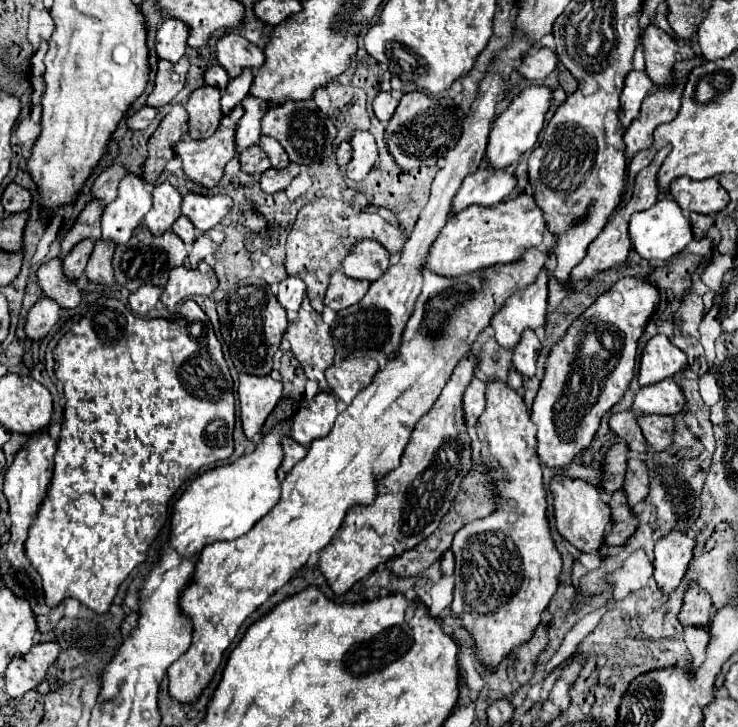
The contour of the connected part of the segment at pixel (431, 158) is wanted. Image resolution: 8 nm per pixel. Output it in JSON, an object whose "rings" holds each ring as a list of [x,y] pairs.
{"rings":[[[414,90],[406,92],[386,126],[386,146],[400,168],[412,170],[420,166],[432,166],[450,148],[456,146],[462,134],[462,112],[452,104],[450,98],[430,96],[426,92]]]}

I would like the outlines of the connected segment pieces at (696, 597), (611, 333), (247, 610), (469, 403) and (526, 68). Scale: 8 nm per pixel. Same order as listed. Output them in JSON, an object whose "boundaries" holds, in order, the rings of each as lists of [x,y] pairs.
{"boundaries":[[[[690,582],[684,594],[684,606],[680,610],[680,622],[690,626],[706,626],[712,616],[712,598],[696,582]]],[[[624,276],[606,294],[602,294],[584,314],[580,314],[572,322],[572,326],[566,330],[566,334],[560,338],[560,342],[552,348],[548,356],[544,380],[532,404],[532,422],[538,428],[538,434],[536,434],[538,456],[544,466],[568,468],[572,460],[590,446],[600,426],[600,418],[614,404],[622,400],[624,392],[628,390],[634,378],[638,340],[644,334],[646,324],[656,312],[658,304],[660,304],[660,290],[656,284],[652,284],[648,278],[642,278],[642,276]]],[[[530,248],[524,254],[524,258],[514,262],[514,264],[486,268],[486,284],[482,284],[478,290],[474,288],[472,296],[466,298],[462,302],[462,306],[450,314],[448,324],[444,328],[444,334],[438,340],[434,340],[434,338],[426,336],[424,328],[420,326],[418,334],[410,342],[400,344],[402,362],[396,358],[388,360],[386,370],[380,370],[374,376],[372,384],[366,386],[342,414],[338,414],[336,424],[330,430],[330,434],[326,438],[318,438],[310,444],[306,458],[300,460],[288,472],[286,480],[282,482],[280,502],[276,504],[276,508],[272,508],[272,512],[268,512],[268,516],[264,516],[264,520],[260,520],[260,524],[252,526],[252,532],[240,536],[240,540],[208,544],[202,550],[200,560],[198,560],[196,570],[194,570],[194,578],[184,588],[184,592],[180,596],[180,610],[192,622],[192,644],[168,668],[168,694],[172,700],[182,702],[182,704],[196,702],[202,696],[202,690],[210,684],[210,680],[212,680],[212,676],[222,660],[224,650],[232,644],[242,622],[260,604],[264,604],[278,588],[282,588],[292,578],[292,574],[306,564],[310,554],[320,552],[324,546],[330,544],[330,540],[338,532],[348,508],[352,508],[354,504],[372,504],[374,502],[376,478],[388,474],[390,470],[394,470],[400,464],[400,458],[402,458],[404,448],[410,440],[412,428],[416,426],[420,416],[424,416],[424,412],[428,412],[428,408],[432,408],[432,404],[438,400],[438,396],[440,396],[442,388],[446,386],[446,382],[450,380],[456,364],[468,354],[476,336],[490,324],[492,316],[500,310],[504,300],[508,300],[508,296],[512,296],[512,292],[524,290],[536,280],[536,276],[544,268],[544,262],[546,262],[546,254],[538,252],[538,248]]],[[[474,378],[464,392],[464,412],[466,412],[468,428],[474,428],[478,424],[478,418],[486,408],[486,390],[488,390],[488,382]]],[[[542,48],[542,50],[530,52],[530,56],[526,56],[526,64],[522,62],[518,70],[528,80],[544,80],[544,76],[554,72],[558,66],[560,66],[560,60],[556,52],[550,48]]]]}

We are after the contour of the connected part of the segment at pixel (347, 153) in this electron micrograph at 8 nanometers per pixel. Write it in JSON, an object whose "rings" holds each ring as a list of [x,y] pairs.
{"rings":[[[342,142],[336,150],[336,164],[340,166],[340,170],[346,170],[346,164],[350,158],[352,158],[352,146],[350,142]]]}

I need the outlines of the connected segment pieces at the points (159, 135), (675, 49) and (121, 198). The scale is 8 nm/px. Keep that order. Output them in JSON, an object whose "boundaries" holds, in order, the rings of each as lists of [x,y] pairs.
{"boundaries":[[[[174,104],[172,112],[164,116],[154,136],[148,140],[148,158],[142,166],[142,178],[156,182],[164,172],[166,162],[172,158],[172,146],[188,134],[188,114],[182,104]]],[[[648,26],[642,34],[646,74],[652,76],[654,84],[668,84],[672,80],[672,68],[680,60],[692,60],[696,56],[684,42],[670,38],[658,26]]],[[[128,174],[120,182],[118,198],[104,208],[102,240],[110,240],[114,246],[126,244],[150,208],[152,194],[148,192],[146,182],[136,174]]]]}

